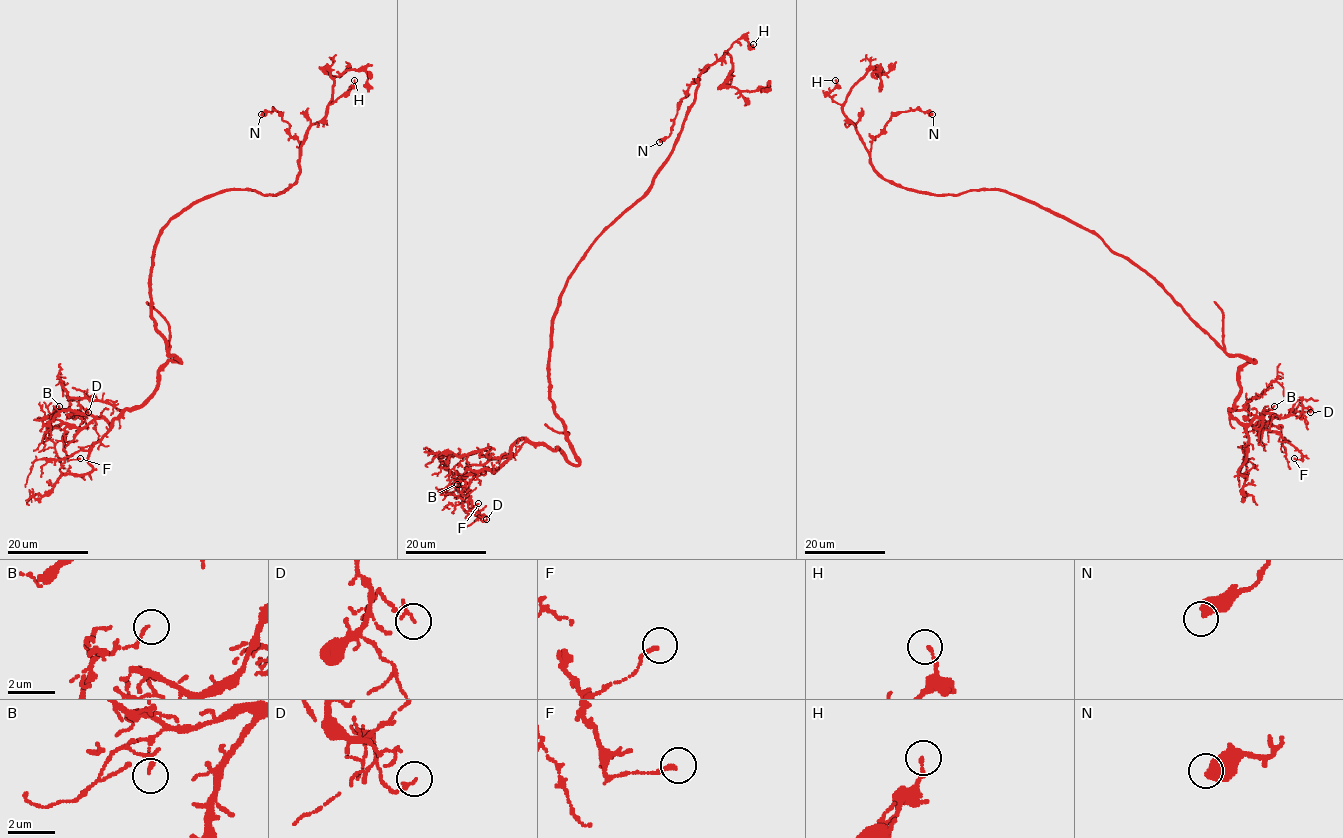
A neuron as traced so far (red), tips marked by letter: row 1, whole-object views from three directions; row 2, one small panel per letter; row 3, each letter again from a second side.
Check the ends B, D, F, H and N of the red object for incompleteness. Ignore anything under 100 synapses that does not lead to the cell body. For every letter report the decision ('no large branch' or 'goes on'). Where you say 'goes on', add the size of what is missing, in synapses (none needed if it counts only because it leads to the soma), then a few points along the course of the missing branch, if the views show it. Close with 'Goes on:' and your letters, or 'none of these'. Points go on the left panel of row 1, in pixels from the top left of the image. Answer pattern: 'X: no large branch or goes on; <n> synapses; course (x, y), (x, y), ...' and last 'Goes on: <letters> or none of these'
B: no large branch
D: no large branch
F: no large branch
H: no large branch
N: no large branch
Goes on: none of these

